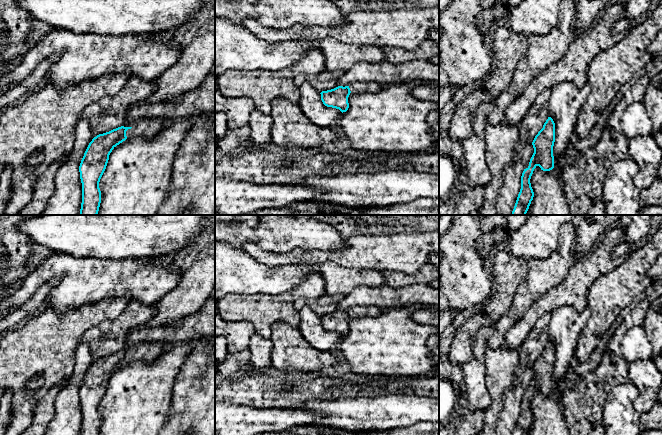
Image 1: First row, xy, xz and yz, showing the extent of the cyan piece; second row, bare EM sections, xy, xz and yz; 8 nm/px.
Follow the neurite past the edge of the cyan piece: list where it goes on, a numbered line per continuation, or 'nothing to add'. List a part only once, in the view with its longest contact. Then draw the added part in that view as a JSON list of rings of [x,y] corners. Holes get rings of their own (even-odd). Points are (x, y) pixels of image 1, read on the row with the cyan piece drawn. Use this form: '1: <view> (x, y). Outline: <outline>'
1: xy (146, 128). Outline: [[[141,119],[126,131],[126,136],[151,139],[163,129],[164,125],[165,123],[159,119]]]

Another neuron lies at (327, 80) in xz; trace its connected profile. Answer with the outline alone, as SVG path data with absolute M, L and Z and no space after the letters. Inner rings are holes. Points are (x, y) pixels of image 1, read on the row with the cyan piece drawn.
M323 71L317 75L298 74L294 77L294 83L298 87L303 83L309 83L318 92L327 91L338 87L338 79L343 76L343 71Z

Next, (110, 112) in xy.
M129 77L123 88L115 95L104 96L87 106L80 117L86 119L93 132L93 138L124 126L131 105L147 100L156 90L155 81Z

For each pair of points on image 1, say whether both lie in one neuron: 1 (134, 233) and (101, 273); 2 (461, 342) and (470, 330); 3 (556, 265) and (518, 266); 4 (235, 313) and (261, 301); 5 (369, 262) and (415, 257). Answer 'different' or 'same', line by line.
1: different
2: same
3: different
4: same
5: same

